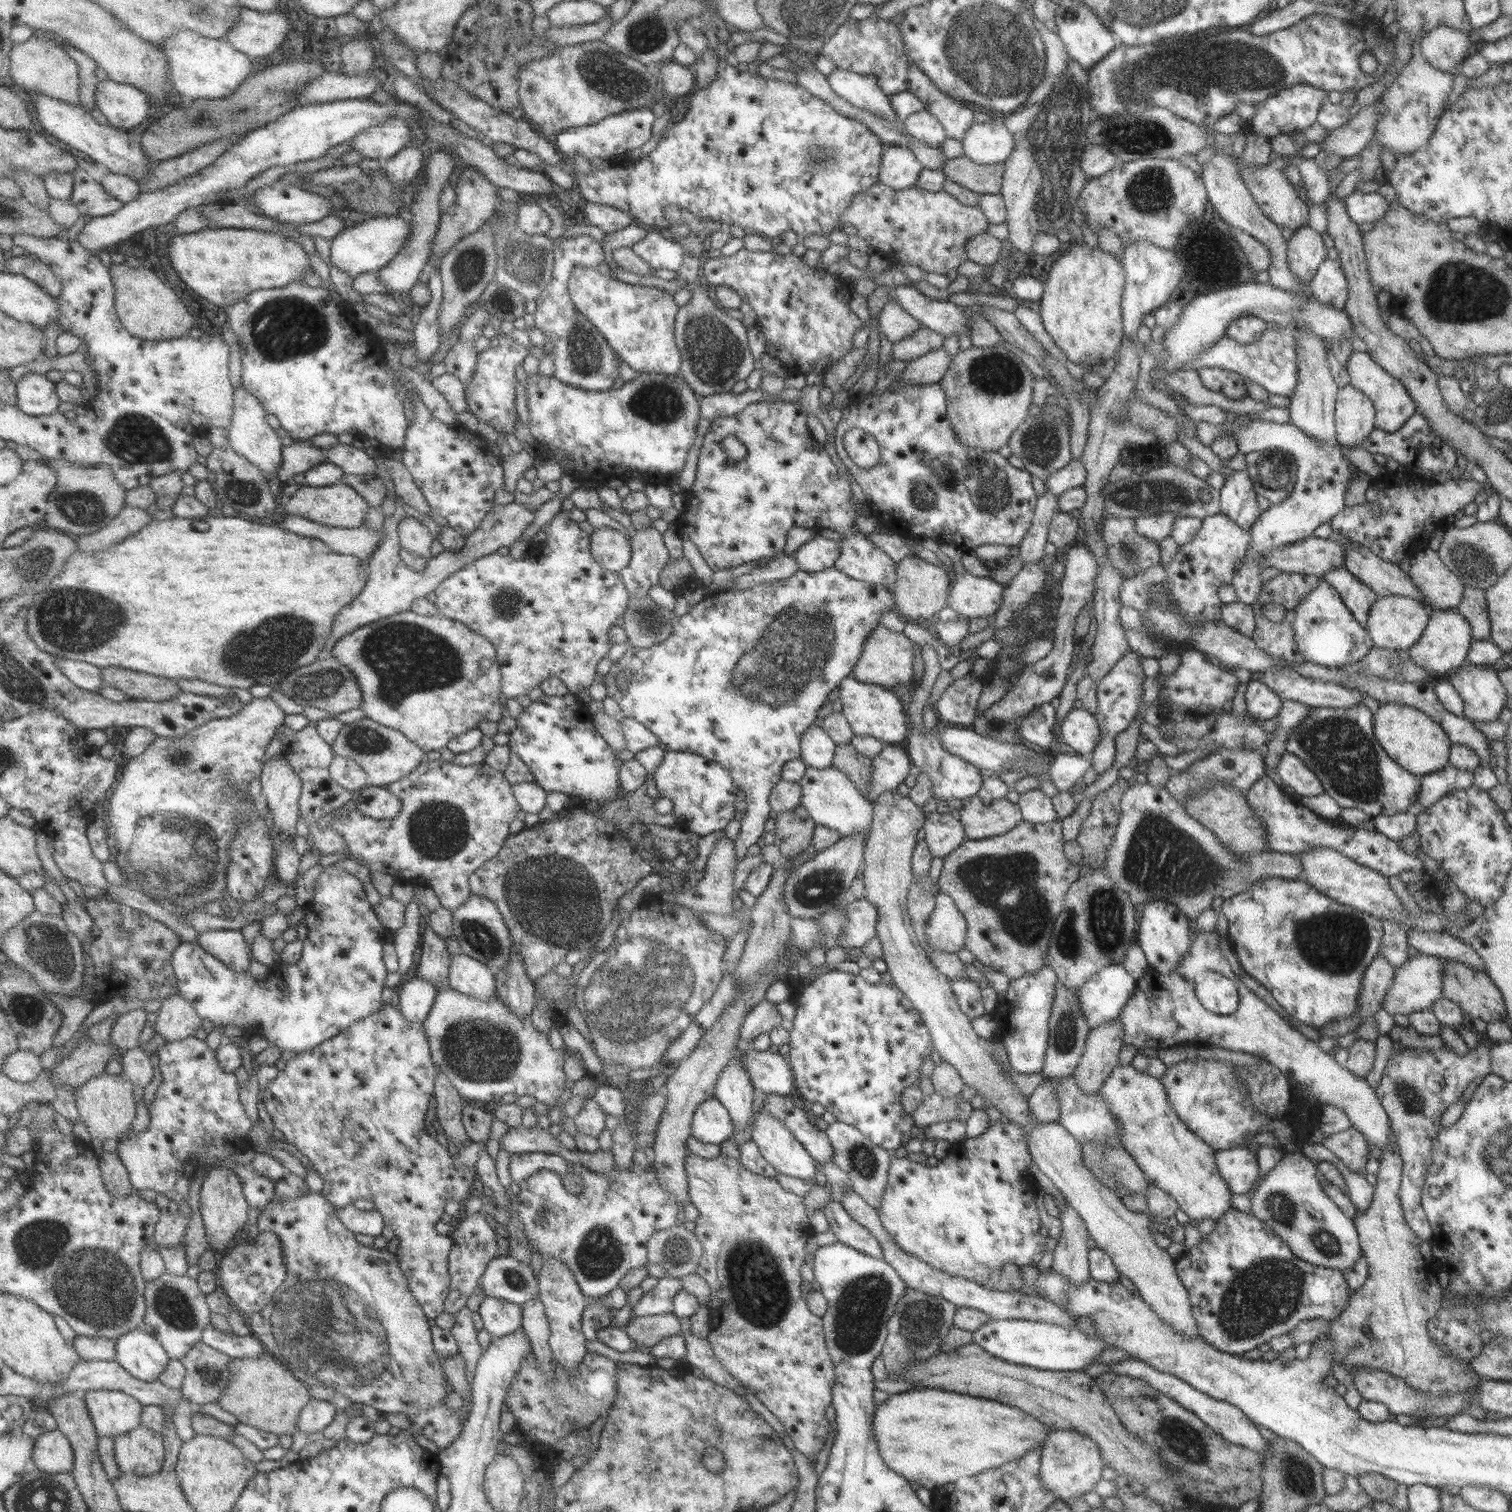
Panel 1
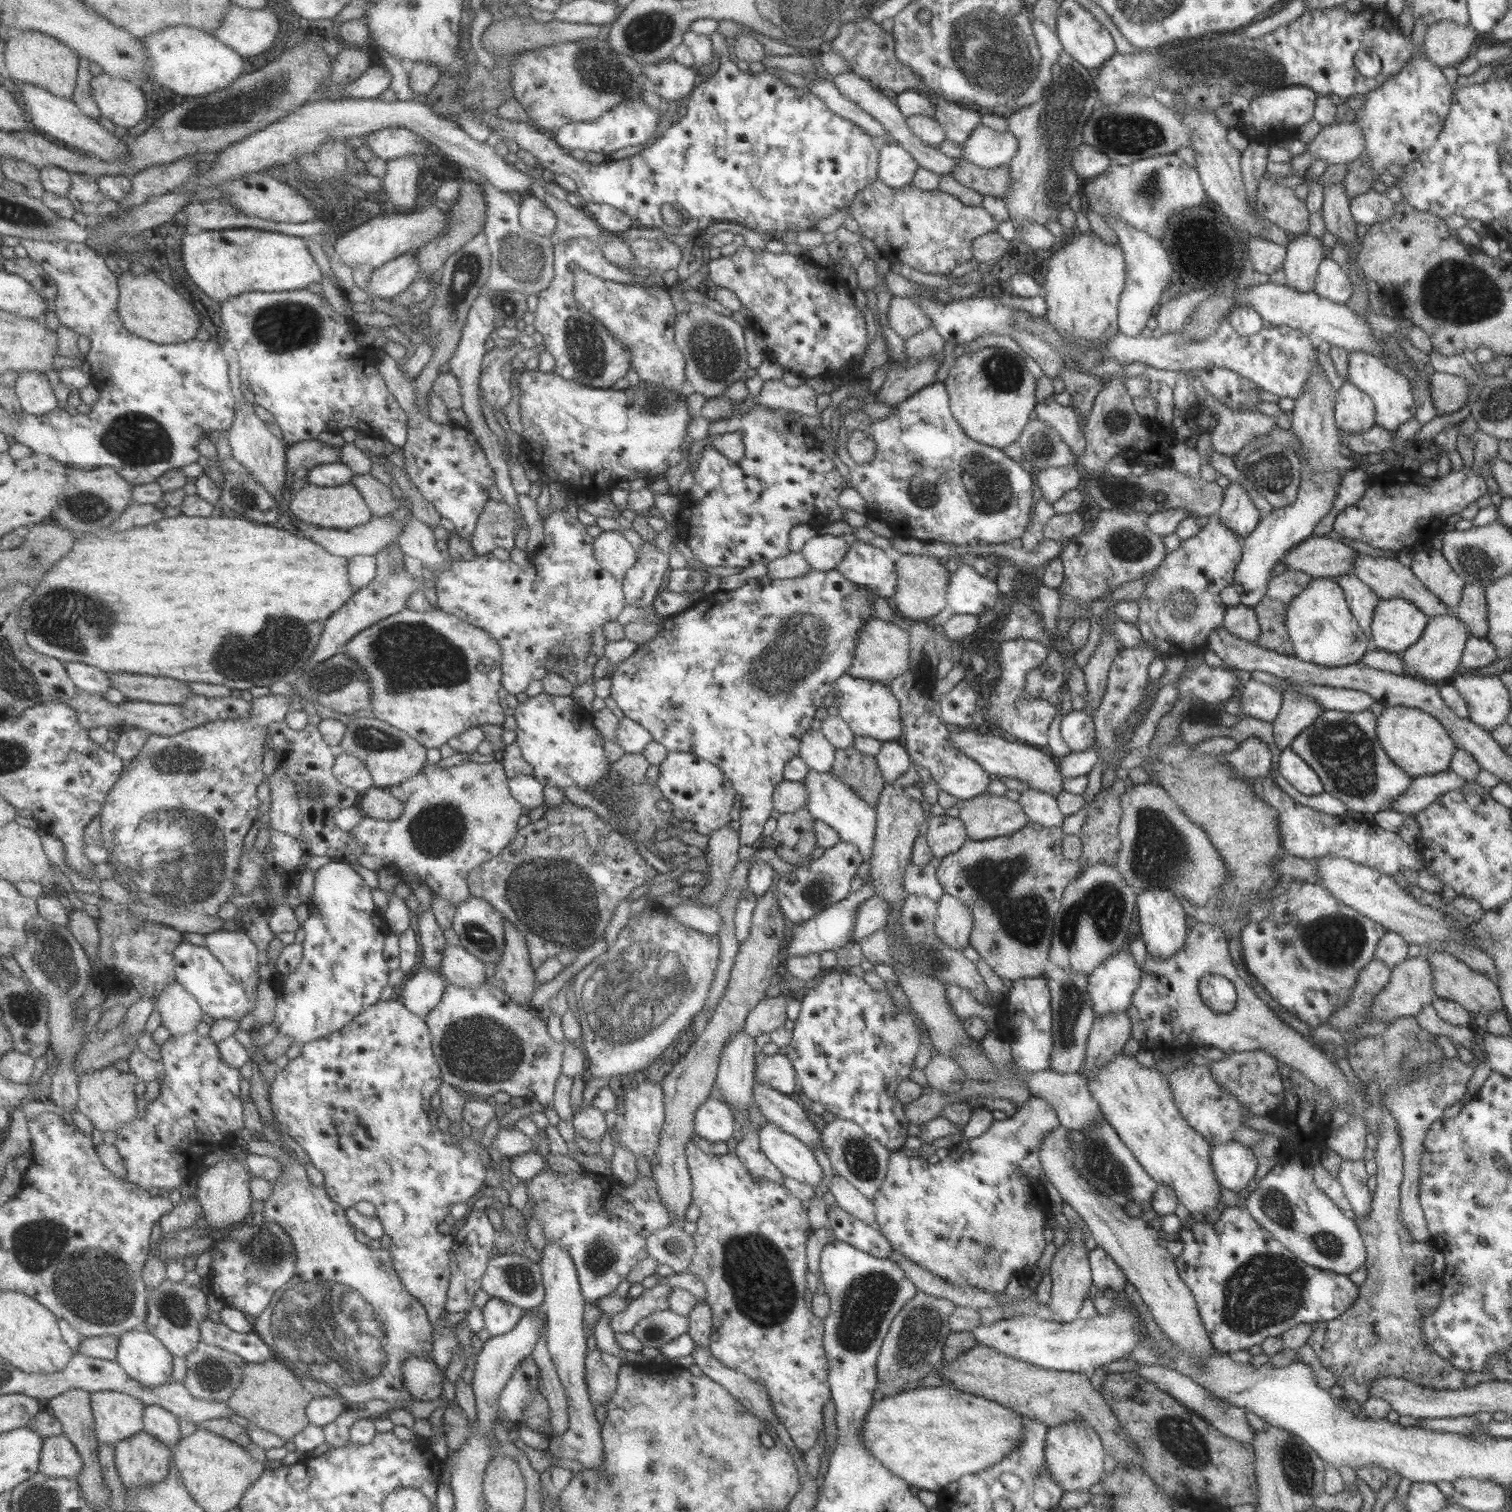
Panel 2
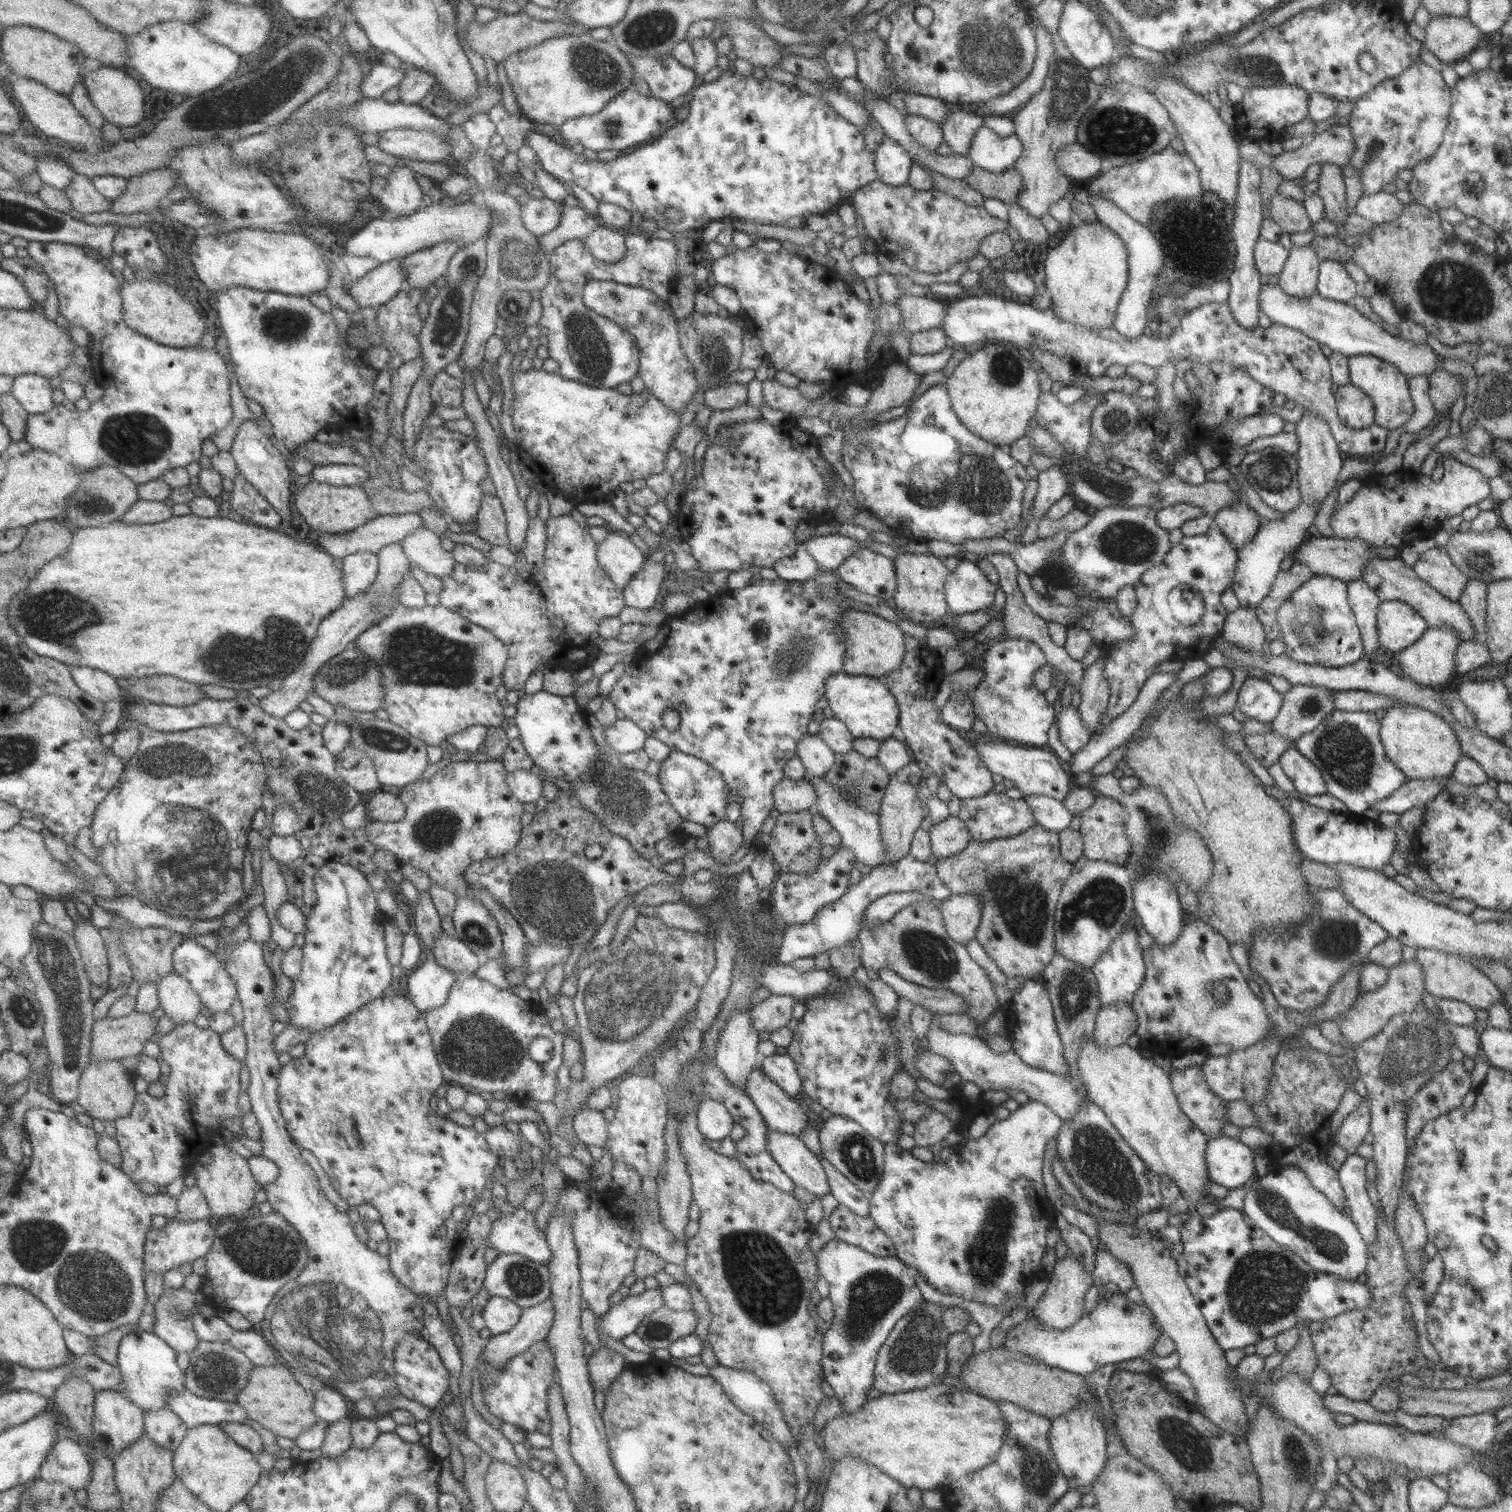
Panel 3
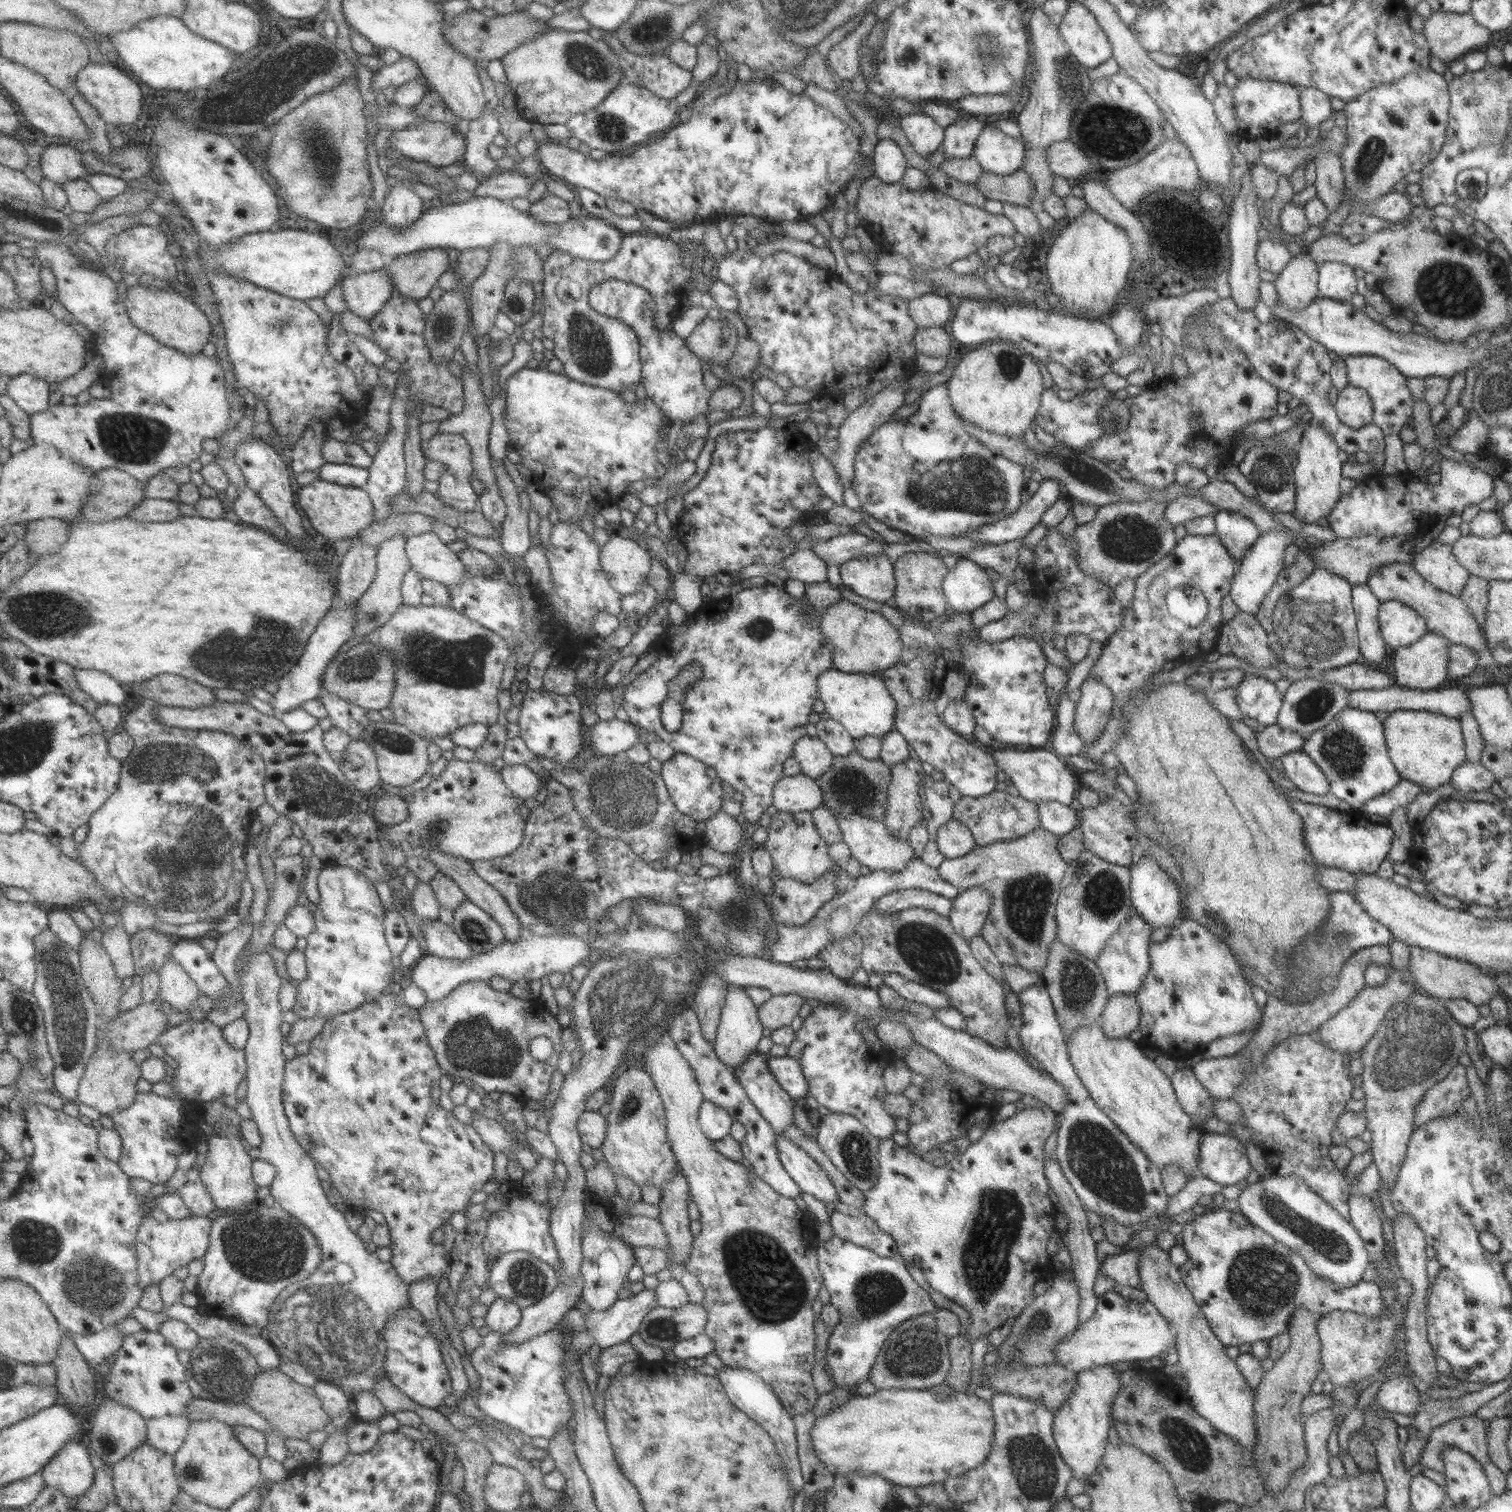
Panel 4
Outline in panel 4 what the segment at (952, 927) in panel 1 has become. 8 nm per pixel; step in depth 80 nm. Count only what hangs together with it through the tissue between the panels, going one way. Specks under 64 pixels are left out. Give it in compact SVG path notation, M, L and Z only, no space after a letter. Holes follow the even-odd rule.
M972 886L957 894L952 902L953 906L946 917L953 932L968 942L970 938L978 935L986 915L989 914L991 895L985 888Z

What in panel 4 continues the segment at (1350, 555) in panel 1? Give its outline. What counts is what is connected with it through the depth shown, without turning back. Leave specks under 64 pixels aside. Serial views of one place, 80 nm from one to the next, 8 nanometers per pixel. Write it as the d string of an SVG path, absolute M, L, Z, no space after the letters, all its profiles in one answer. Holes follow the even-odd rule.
M1393 562L1393 564L1379 566L1369 573L1366 585L1379 602L1395 600L1405 603L1425 619L1427 631L1440 634L1451 645L1465 645L1469 650L1474 650L1479 658L1483 658L1480 664L1493 664L1490 660L1488 648L1486 648L1486 640L1482 633L1483 628L1477 624L1465 602L1459 597L1439 590L1424 578L1421 578L1412 564Z

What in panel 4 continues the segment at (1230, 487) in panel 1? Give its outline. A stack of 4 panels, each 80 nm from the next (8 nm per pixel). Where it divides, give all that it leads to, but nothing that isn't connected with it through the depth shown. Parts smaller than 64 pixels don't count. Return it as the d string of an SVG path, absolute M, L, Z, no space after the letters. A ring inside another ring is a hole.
M1217 511L1214 517L1214 533L1223 547L1238 563L1243 553L1257 540L1260 532L1250 518L1239 511Z

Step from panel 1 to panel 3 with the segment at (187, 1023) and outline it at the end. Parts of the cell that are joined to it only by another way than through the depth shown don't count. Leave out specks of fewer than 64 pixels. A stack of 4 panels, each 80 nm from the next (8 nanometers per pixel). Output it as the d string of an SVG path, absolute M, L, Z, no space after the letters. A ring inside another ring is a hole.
M174 970L159 985L160 1006L177 1026L195 1022L203 1010L203 1001L193 985Z

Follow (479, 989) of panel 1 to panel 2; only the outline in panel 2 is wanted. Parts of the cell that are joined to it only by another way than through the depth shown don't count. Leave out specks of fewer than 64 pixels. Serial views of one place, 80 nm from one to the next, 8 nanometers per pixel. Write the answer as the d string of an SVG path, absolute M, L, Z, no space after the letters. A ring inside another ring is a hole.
M462 944L447 945L446 957L442 964L442 973L449 984L474 988L487 981L485 977L486 964L471 954Z

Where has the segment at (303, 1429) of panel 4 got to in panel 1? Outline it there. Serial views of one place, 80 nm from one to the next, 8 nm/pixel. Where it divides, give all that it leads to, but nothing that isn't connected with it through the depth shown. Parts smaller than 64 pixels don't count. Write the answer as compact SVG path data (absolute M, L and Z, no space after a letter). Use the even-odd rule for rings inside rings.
M269 1352L258 1357L234 1358L228 1368L233 1378L218 1400L225 1411L232 1413L243 1424L277 1436L291 1436L299 1431L296 1422L313 1396L307 1384L293 1375L291 1368Z

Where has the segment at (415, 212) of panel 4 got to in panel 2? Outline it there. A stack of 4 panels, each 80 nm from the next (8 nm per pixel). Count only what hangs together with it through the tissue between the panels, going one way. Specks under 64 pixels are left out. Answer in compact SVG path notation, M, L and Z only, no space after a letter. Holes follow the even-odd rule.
M415 155L387 162L382 194L398 212L411 212L416 209L415 200L417 200L417 188L419 188L421 174L422 171Z

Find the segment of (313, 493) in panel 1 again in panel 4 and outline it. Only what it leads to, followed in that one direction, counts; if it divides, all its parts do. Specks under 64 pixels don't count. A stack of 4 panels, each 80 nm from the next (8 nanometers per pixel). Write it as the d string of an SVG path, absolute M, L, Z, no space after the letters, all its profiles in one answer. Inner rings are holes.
M320 478L298 491L298 505L306 512L311 525L331 542L359 537L376 521L376 508L364 487L343 486Z

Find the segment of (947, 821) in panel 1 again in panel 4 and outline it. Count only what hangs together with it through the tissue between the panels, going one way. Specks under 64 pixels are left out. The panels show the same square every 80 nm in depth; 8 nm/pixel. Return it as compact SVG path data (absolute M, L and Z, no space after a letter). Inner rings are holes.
M949 820L937 828L935 846L944 858L957 858L975 848L976 843L970 831L961 822Z

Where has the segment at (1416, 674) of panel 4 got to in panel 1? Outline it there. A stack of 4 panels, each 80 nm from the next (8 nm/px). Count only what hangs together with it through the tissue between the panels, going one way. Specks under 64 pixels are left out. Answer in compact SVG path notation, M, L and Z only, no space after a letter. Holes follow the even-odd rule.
M1430 610L1428 623L1421 636L1411 648L1408 648L1409 656L1417 666L1429 671L1434 680L1466 662L1466 654L1472 639L1470 624L1457 611Z

